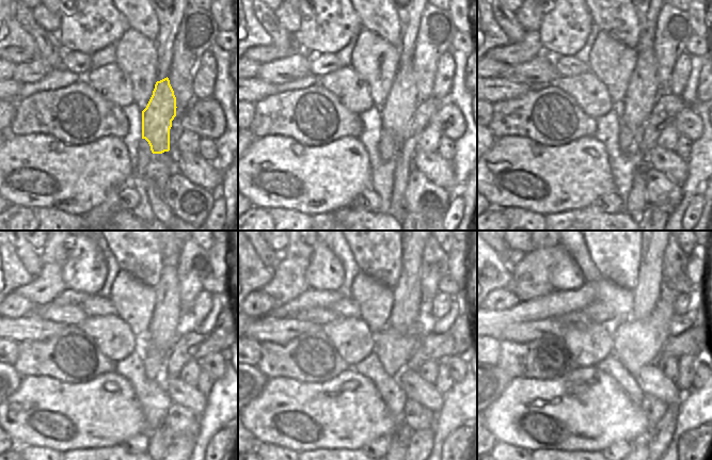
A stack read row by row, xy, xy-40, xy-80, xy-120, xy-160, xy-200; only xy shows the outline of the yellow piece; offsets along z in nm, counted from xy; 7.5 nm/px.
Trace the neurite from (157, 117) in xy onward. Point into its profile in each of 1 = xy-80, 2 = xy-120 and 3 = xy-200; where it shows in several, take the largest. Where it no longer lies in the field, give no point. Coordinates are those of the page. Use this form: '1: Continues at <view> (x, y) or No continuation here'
1: Continues at xy-80 (643, 91)
2: Continues at xy-120 (165, 326)
3: Continues at xy-200 (649, 286).

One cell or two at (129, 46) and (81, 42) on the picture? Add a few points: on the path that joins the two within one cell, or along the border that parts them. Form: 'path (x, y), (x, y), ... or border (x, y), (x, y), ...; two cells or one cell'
border (129, 28), (116, 43); two cells

